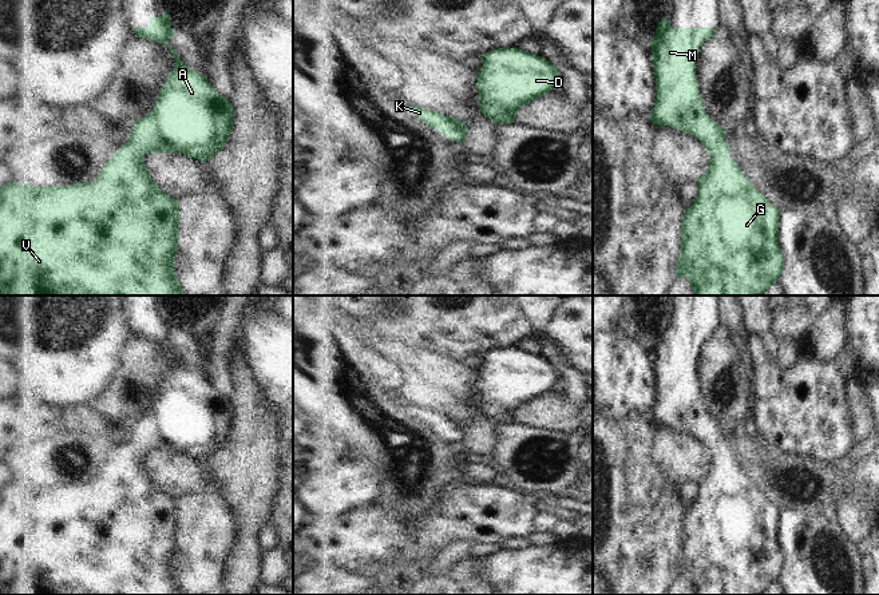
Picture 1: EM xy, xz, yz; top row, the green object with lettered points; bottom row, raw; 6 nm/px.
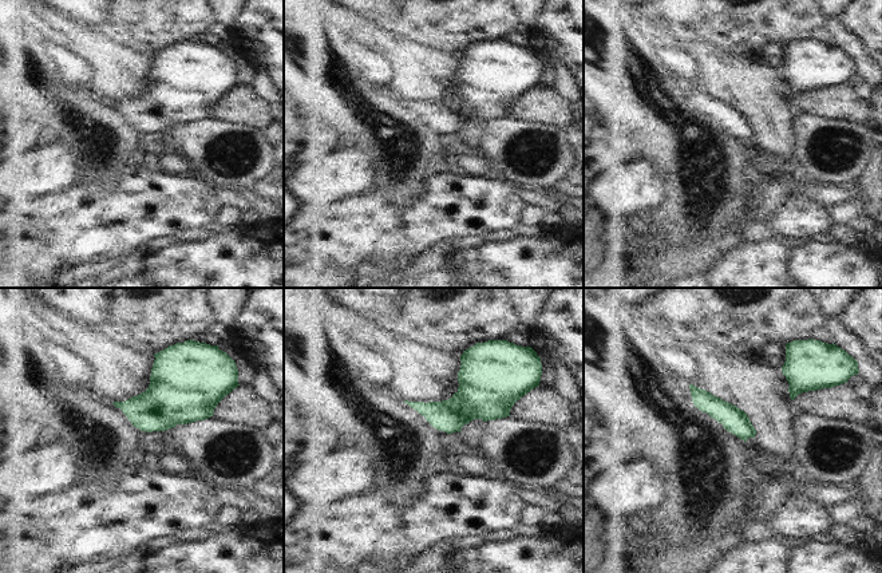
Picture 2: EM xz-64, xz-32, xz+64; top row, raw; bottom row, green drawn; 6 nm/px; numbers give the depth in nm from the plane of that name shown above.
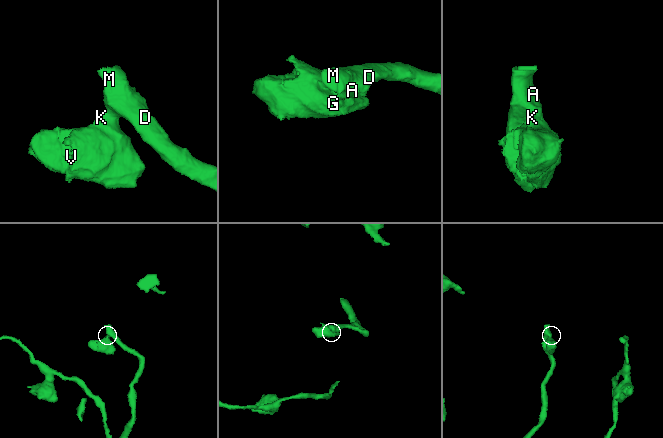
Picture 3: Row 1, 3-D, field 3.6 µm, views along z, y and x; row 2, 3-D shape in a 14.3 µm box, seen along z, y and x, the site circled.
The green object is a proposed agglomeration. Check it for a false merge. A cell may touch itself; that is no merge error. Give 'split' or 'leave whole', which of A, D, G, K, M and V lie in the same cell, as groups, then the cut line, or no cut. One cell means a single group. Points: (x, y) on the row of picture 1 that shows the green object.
leave whole | A D G K M V | no cut

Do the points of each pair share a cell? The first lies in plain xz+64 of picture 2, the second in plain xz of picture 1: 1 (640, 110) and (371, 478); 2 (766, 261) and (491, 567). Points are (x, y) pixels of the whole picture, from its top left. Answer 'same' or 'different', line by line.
1: different
2: different

